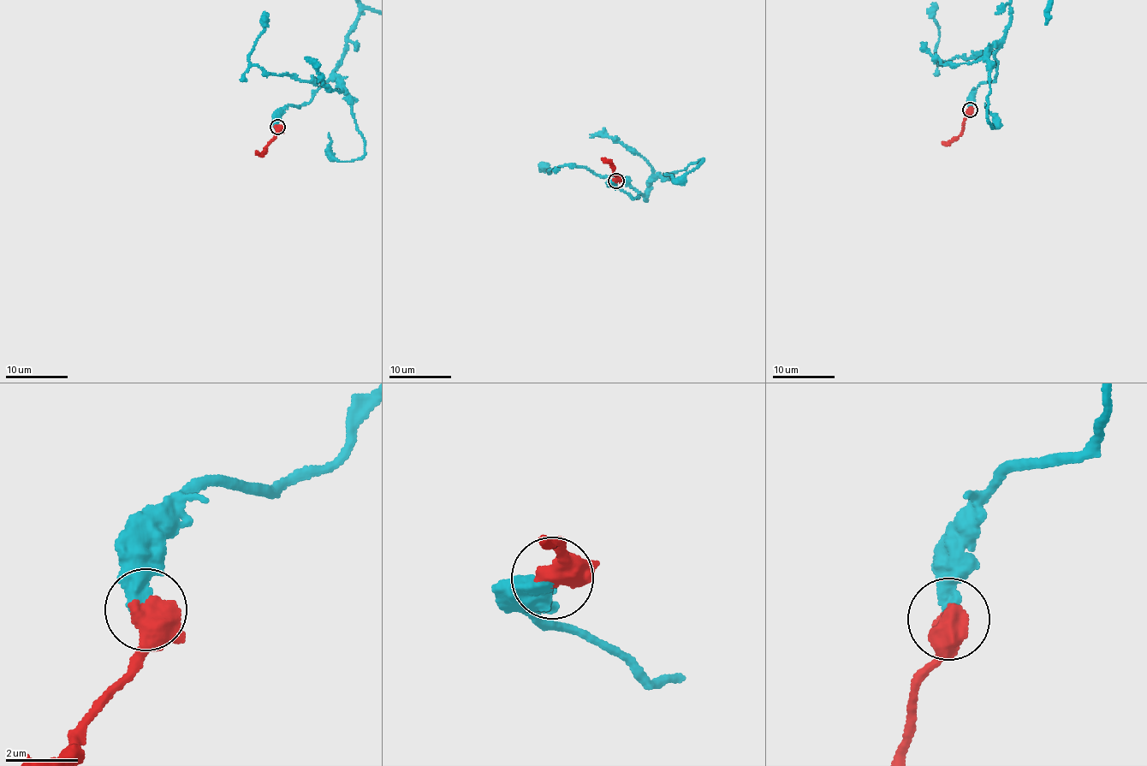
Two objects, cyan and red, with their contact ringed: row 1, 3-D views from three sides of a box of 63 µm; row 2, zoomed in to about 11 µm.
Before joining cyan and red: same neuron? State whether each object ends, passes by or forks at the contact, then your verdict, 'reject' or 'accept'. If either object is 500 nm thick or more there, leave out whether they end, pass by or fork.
cyan ends there; red forks there; accept

